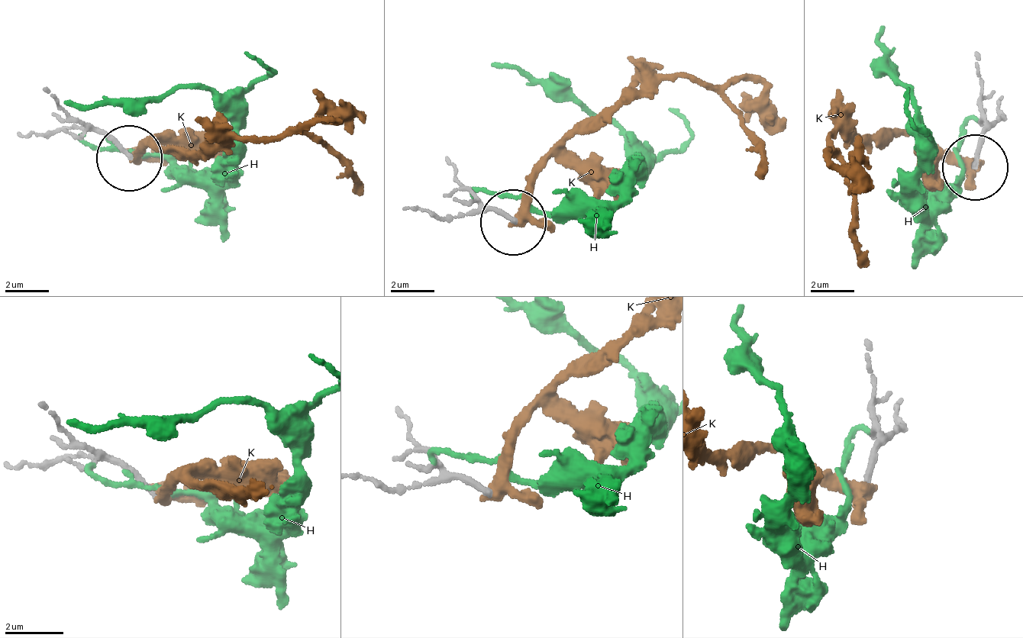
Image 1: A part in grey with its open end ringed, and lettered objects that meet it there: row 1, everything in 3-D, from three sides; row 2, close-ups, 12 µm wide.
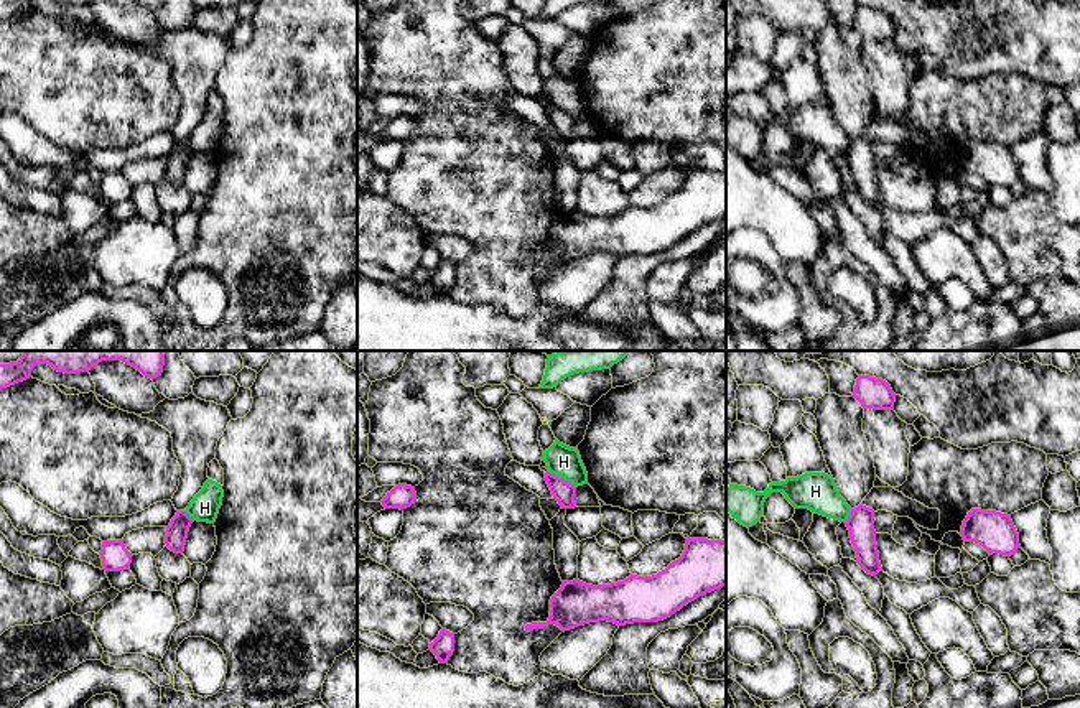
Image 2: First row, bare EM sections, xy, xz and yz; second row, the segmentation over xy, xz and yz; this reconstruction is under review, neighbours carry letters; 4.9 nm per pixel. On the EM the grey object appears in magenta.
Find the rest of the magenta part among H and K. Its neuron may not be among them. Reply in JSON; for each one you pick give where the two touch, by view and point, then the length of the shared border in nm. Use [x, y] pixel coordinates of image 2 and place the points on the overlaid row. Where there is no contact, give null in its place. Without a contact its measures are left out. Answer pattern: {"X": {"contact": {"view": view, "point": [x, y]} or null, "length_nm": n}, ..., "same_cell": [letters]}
{"same_cell": []}

